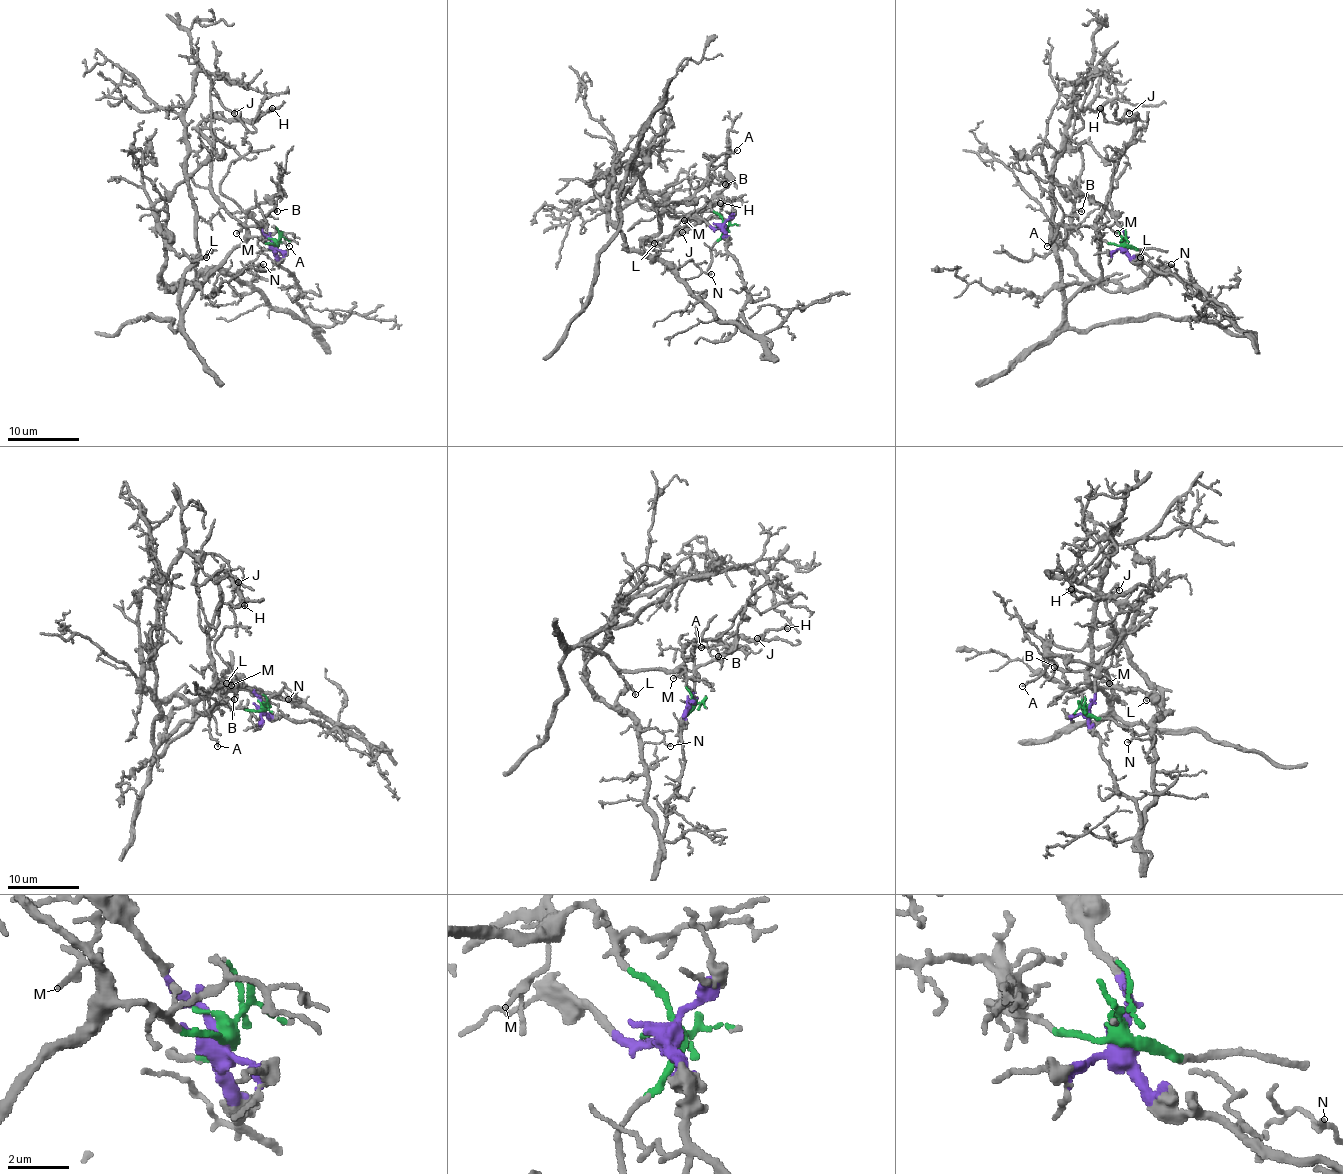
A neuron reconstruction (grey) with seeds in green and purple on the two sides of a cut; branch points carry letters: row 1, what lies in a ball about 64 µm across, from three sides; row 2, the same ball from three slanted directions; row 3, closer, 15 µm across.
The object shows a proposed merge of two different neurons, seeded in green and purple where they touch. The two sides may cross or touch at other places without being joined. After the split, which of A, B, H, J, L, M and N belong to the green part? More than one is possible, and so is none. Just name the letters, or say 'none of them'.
A, B, H, J, M

